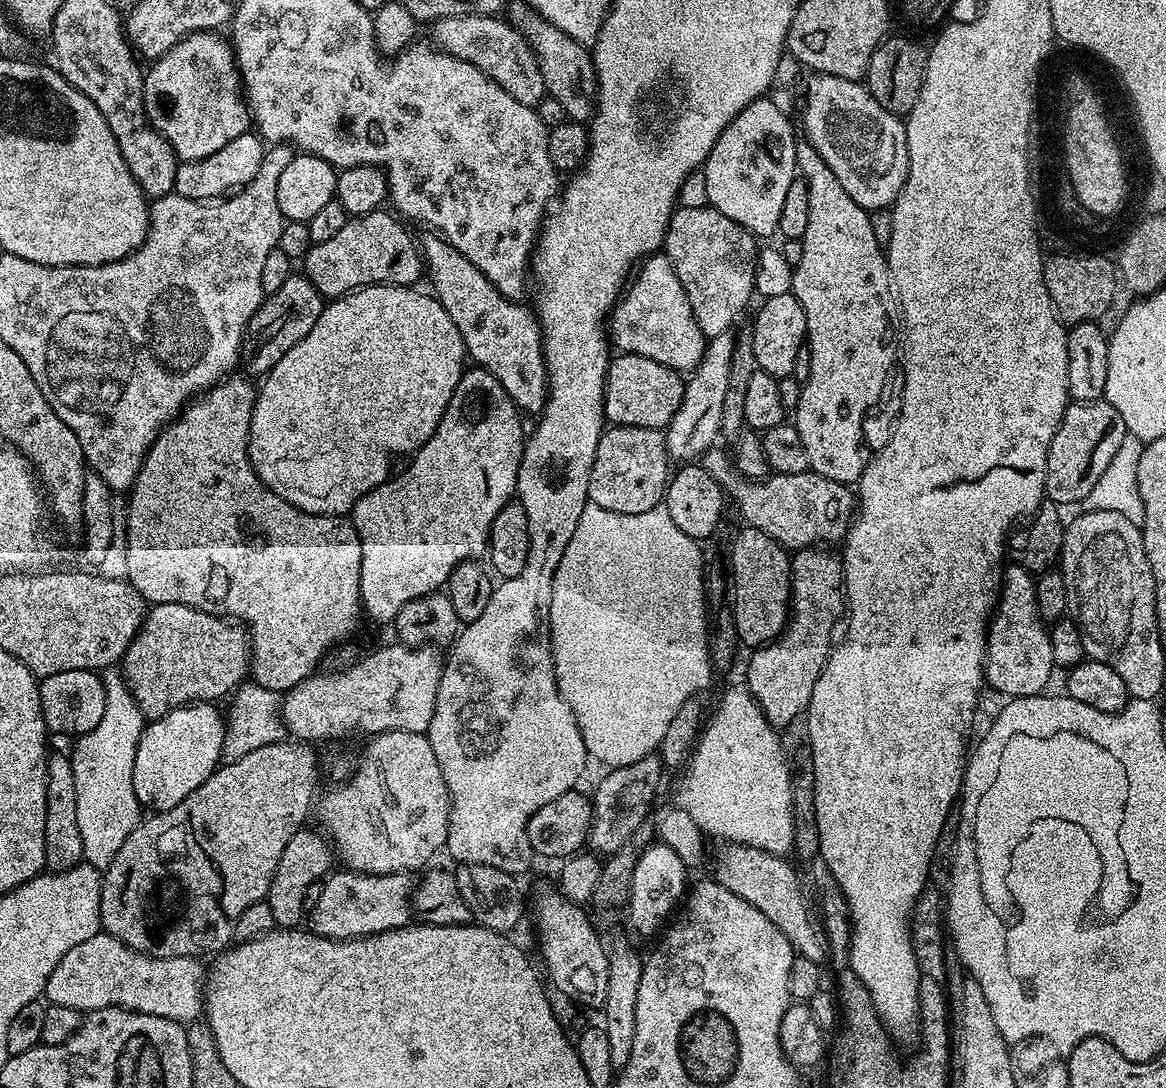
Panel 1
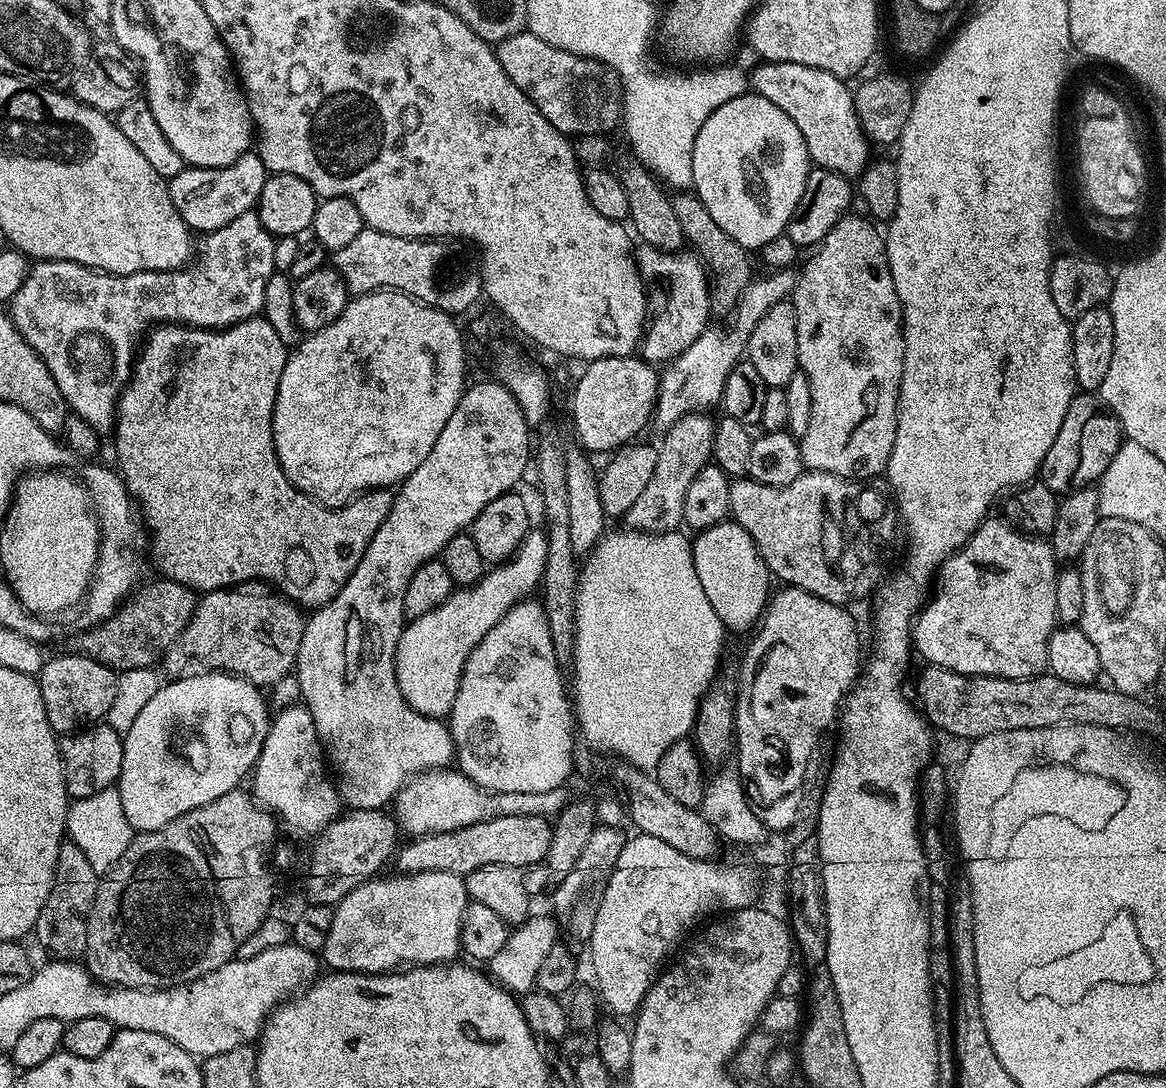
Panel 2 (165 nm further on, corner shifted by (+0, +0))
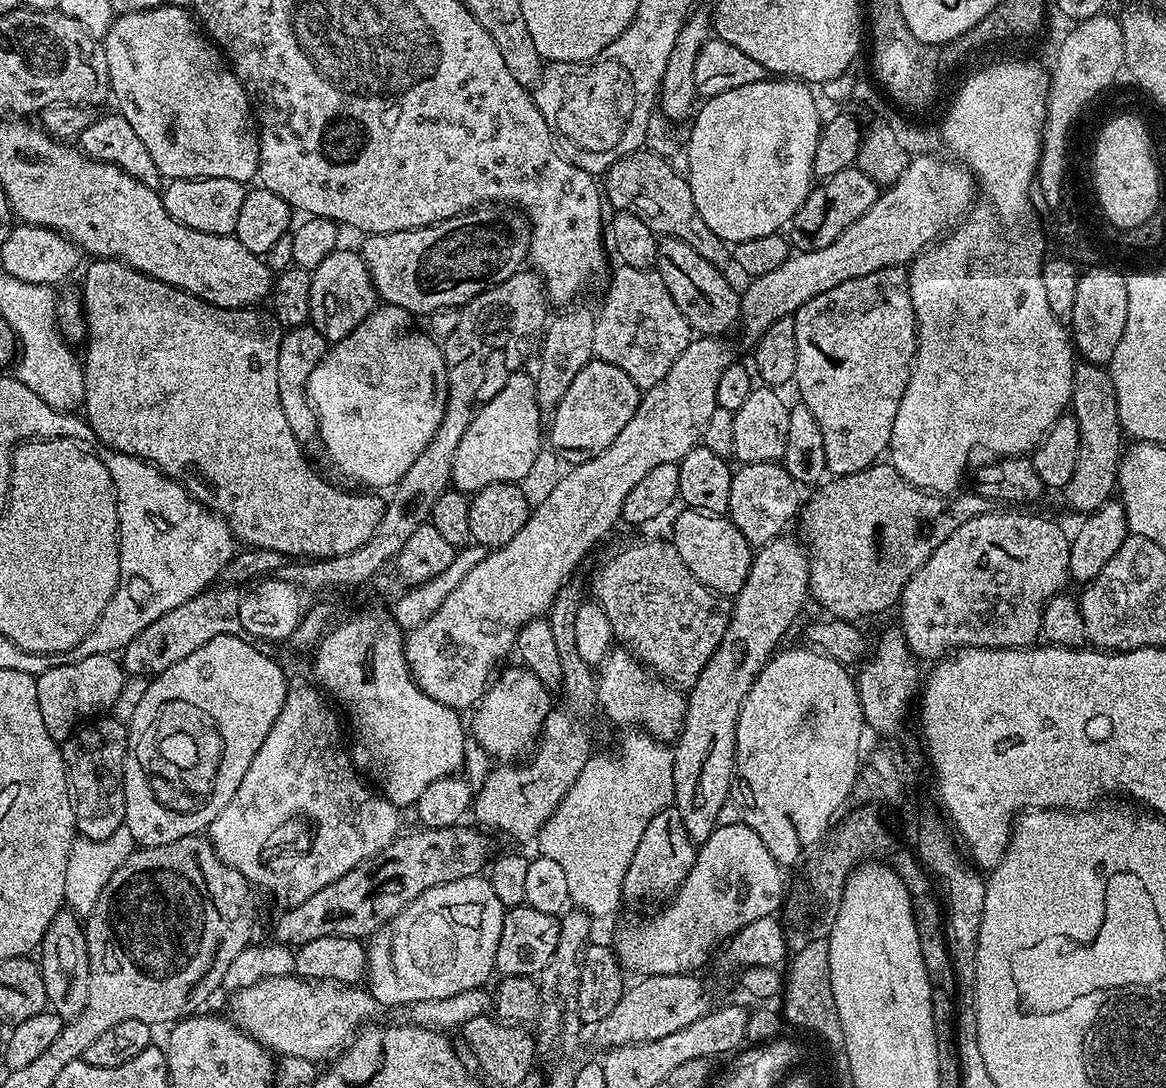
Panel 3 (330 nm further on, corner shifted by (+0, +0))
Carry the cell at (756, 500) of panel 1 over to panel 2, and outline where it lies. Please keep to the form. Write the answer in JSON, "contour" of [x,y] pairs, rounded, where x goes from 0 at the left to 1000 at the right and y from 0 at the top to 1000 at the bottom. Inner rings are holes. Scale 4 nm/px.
{"contour":[[[690,432],[687,438],[681,439],[681,443],[678,443],[677,445],[654,445],[649,441],[631,439],[626,444],[626,465],[624,469],[627,477],[630,478],[632,482],[635,482],[636,487],[640,487],[640,491],[643,491],[643,494],[647,494],[647,498],[650,502],[650,509],[655,514],[660,527],[665,532],[666,529],[667,532],[672,533],[669,535],[672,535],[673,538],[691,542],[708,553],[715,553],[716,555],[726,557],[733,551],[745,551],[754,541],[756,534],[759,532],[758,518],[755,514],[758,511],[758,503],[761,502],[762,495],[768,489],[770,489],[770,472],[767,466],[766,457],[757,448],[756,448],[756,449],[750,449],[750,446],[750,444],[748,443],[723,441],[721,438],[696,432]]]}

